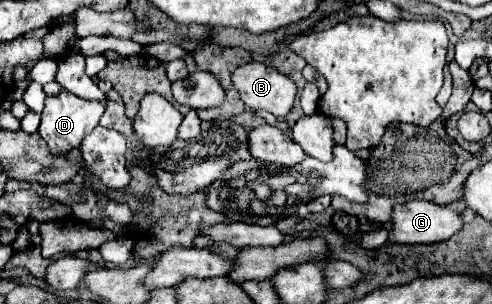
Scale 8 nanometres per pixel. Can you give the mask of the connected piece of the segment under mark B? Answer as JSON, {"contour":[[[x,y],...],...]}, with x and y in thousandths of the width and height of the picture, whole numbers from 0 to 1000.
{"contour":[[[506,204],[474,237],[474,283],[502,355],[530,355],[579,388],[600,336],[600,270],[535,204]]]}

